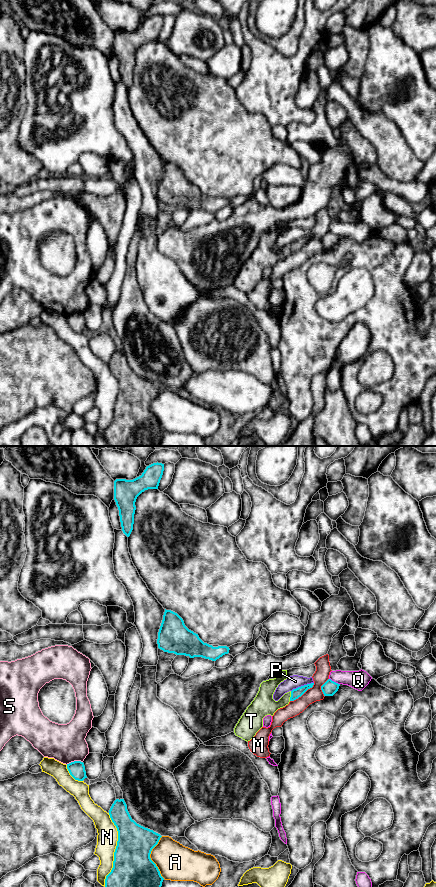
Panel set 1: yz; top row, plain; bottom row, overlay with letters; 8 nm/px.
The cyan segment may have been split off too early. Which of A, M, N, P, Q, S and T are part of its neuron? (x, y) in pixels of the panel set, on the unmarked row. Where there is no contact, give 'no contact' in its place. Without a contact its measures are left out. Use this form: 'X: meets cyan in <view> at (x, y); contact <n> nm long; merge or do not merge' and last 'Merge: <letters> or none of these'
A: meets cyan in yz at (149, 409); contact 340 nm long; do not merge
M: meets cyan in yz at (302, 246); contact 240 nm long; do not merge
N: meets cyan in yz at (115, 402); contact 600 nm long; do not merge
P: meets cyan in yz at (302, 238); contact 200 nm long; do not merge
Q: meets cyan in yz at (333, 233); contact 100 nm long; do not merge
S: meets cyan in yz at (74, 313); contact 140 nm long; do not merge
T: meets cyan in yz at (291, 248); contact 80 nm long; merge
Merge: T

